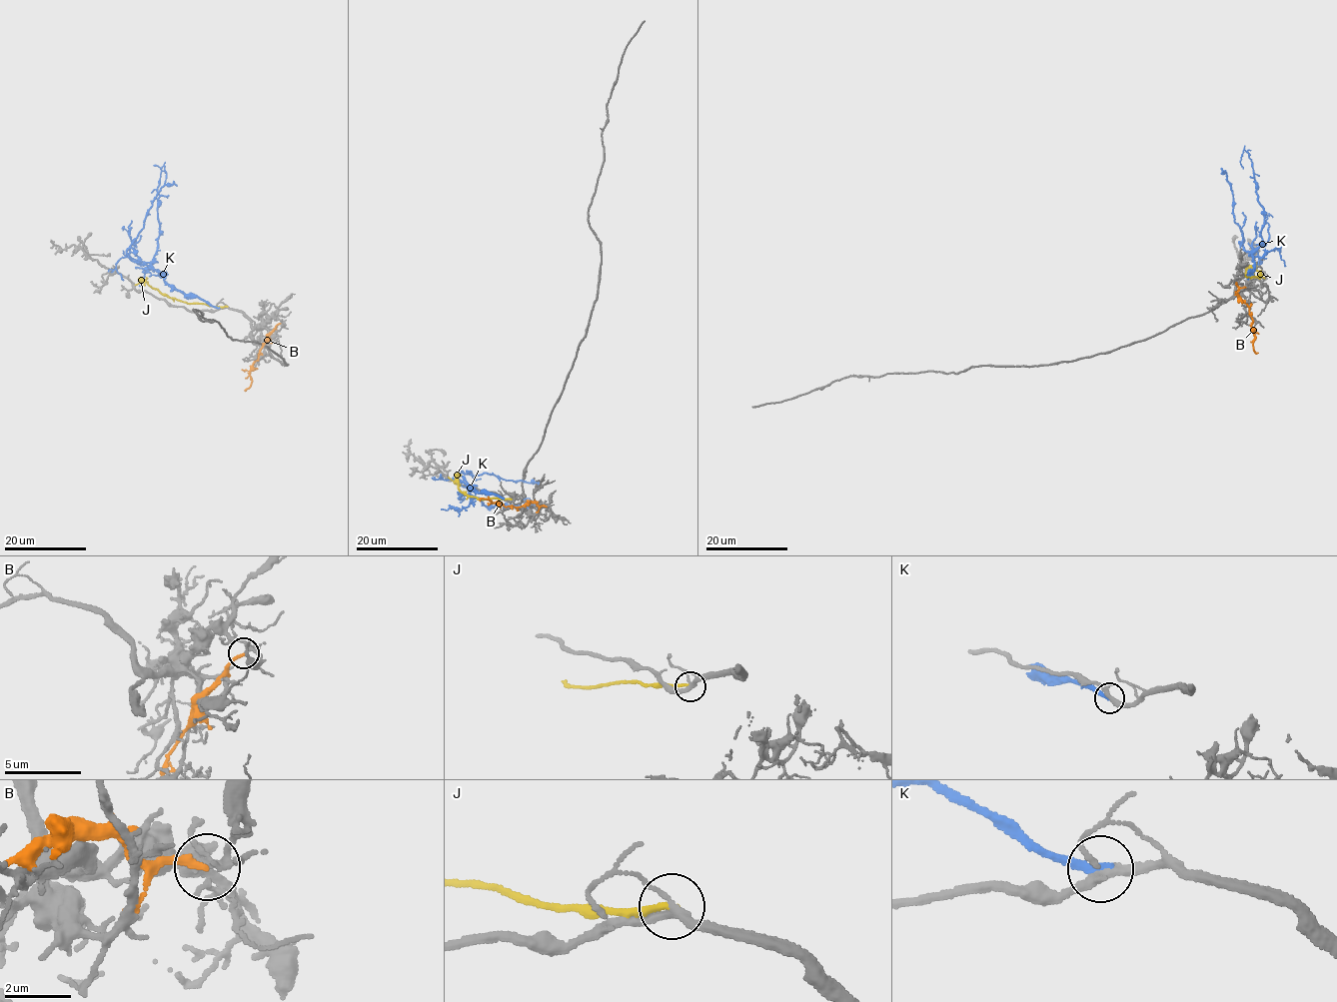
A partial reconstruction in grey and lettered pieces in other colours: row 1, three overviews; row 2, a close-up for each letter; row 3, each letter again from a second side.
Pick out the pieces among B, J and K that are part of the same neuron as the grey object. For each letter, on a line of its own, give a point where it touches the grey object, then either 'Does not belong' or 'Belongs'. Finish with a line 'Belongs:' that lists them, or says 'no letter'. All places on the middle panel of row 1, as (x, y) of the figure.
B: Touches grey at (547, 506). Does not belong
J: Touches grey at (511, 499). Does not belong
K: Touches grey at (503, 499). Does not belong
Belongs: no letter

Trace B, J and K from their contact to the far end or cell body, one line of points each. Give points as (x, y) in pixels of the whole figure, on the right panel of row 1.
B: (1235, 282), (1241, 300), (1250, 311), (1255, 340), (1252, 346), (1257, 353)
J: (1245, 275), (1260, 279), (1262, 276), (1254, 267), (1249, 267), (1244, 273)
K: (1248, 278), (1254, 270), (1252, 253), (1262, 241), (1264, 209), (1245, 150), (1243, 169)

